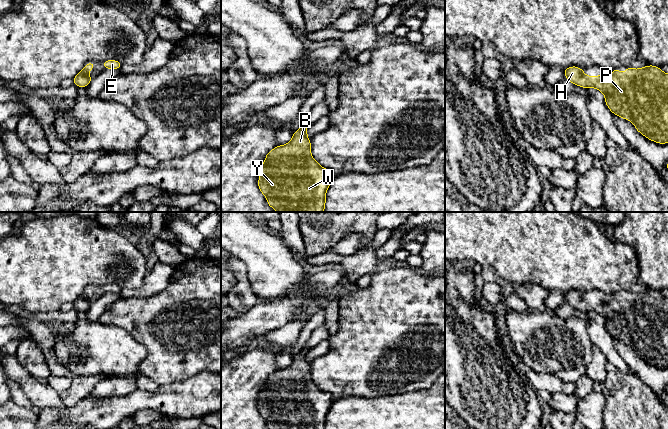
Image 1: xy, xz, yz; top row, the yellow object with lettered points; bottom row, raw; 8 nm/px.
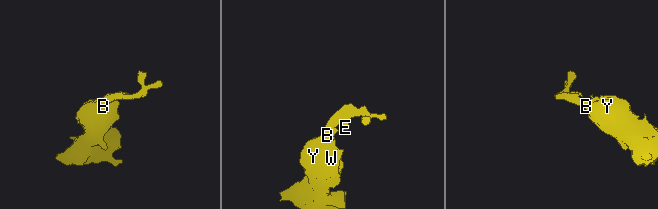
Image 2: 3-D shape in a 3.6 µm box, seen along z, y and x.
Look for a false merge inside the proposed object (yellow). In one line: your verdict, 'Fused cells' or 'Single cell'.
Single cell

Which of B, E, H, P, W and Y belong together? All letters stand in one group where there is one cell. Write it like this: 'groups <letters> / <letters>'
groups B E H P W Y

